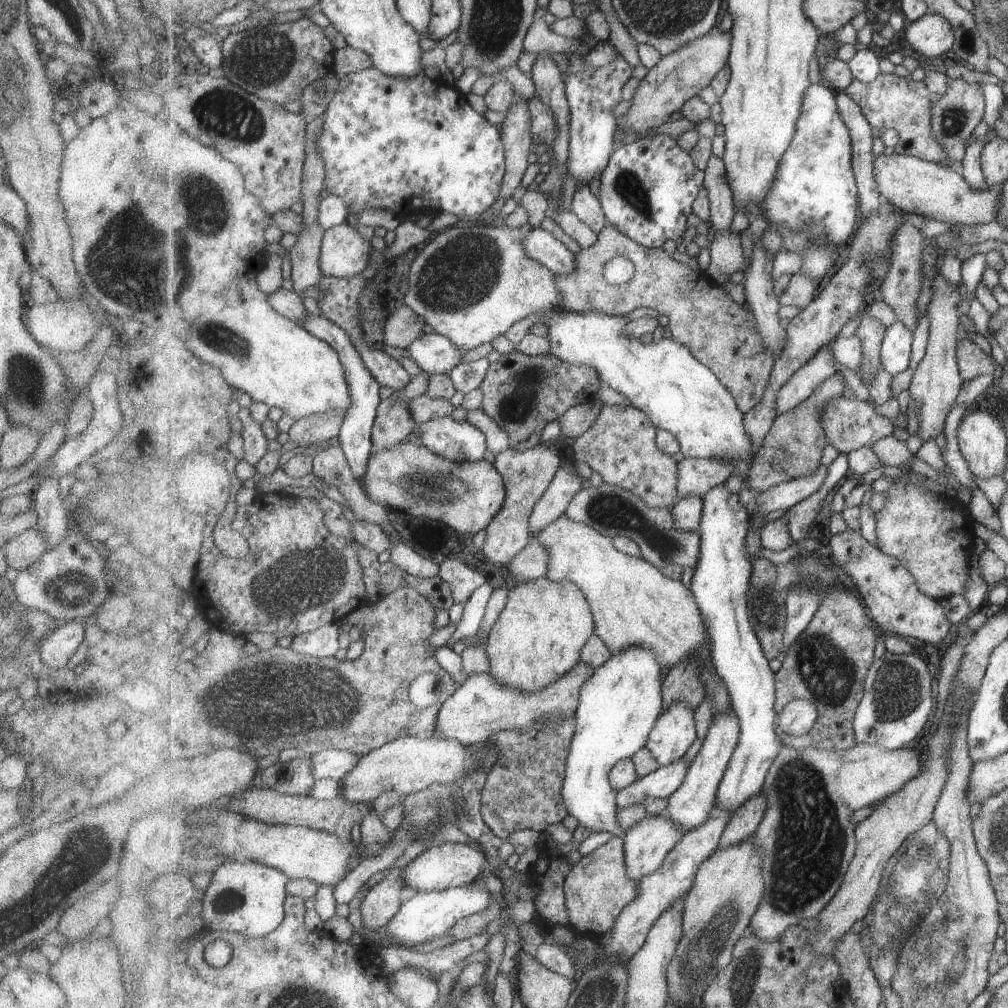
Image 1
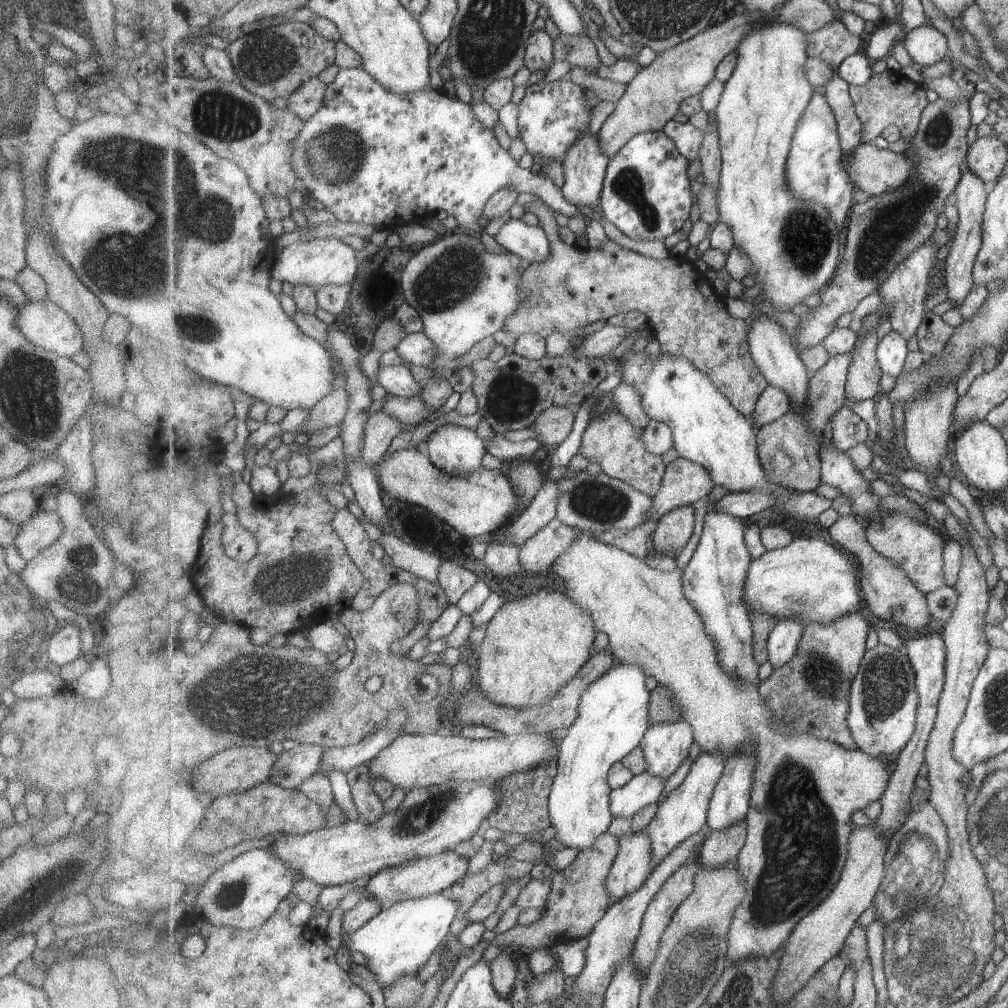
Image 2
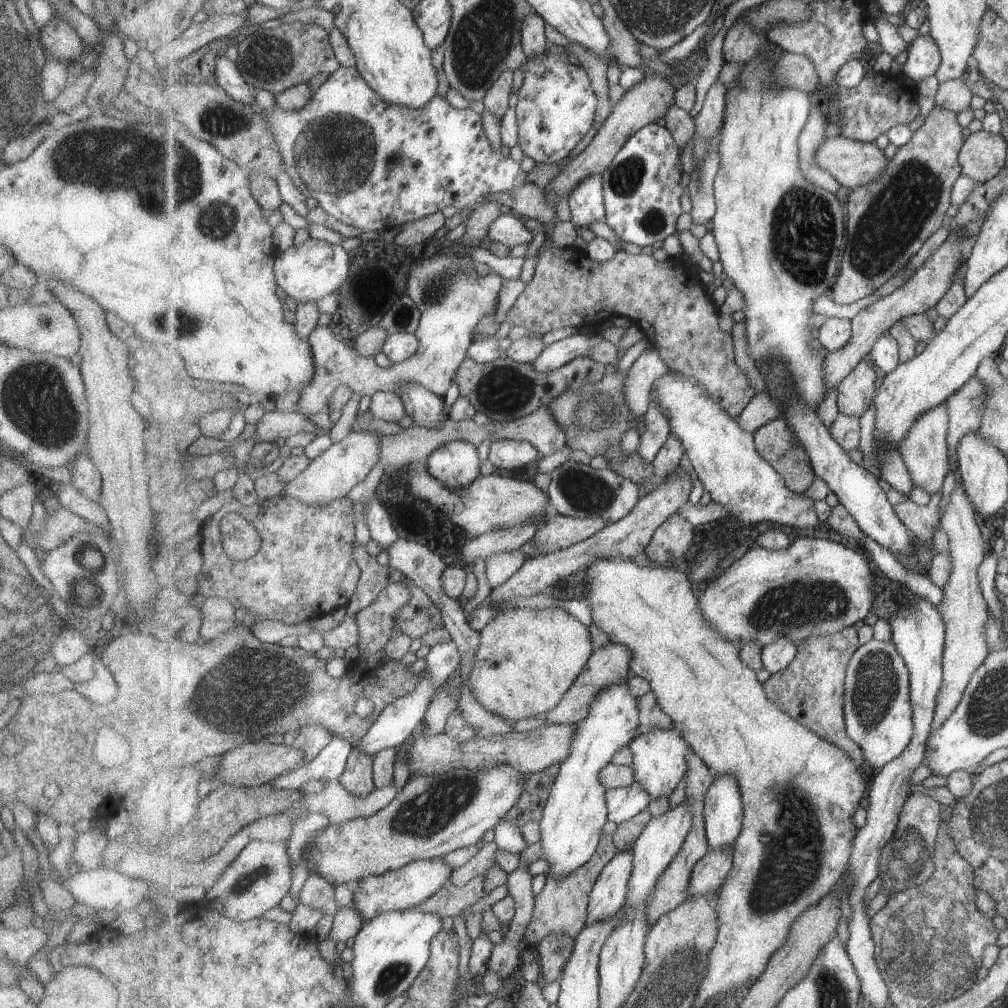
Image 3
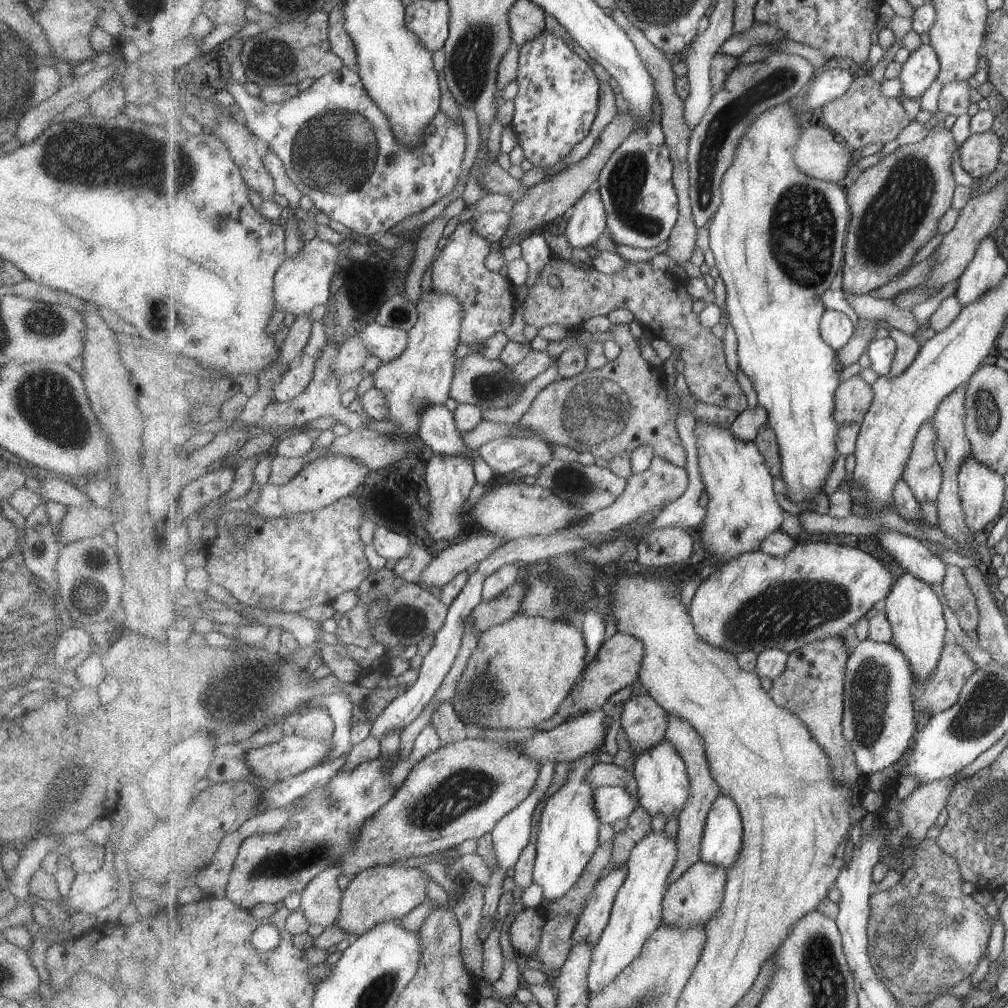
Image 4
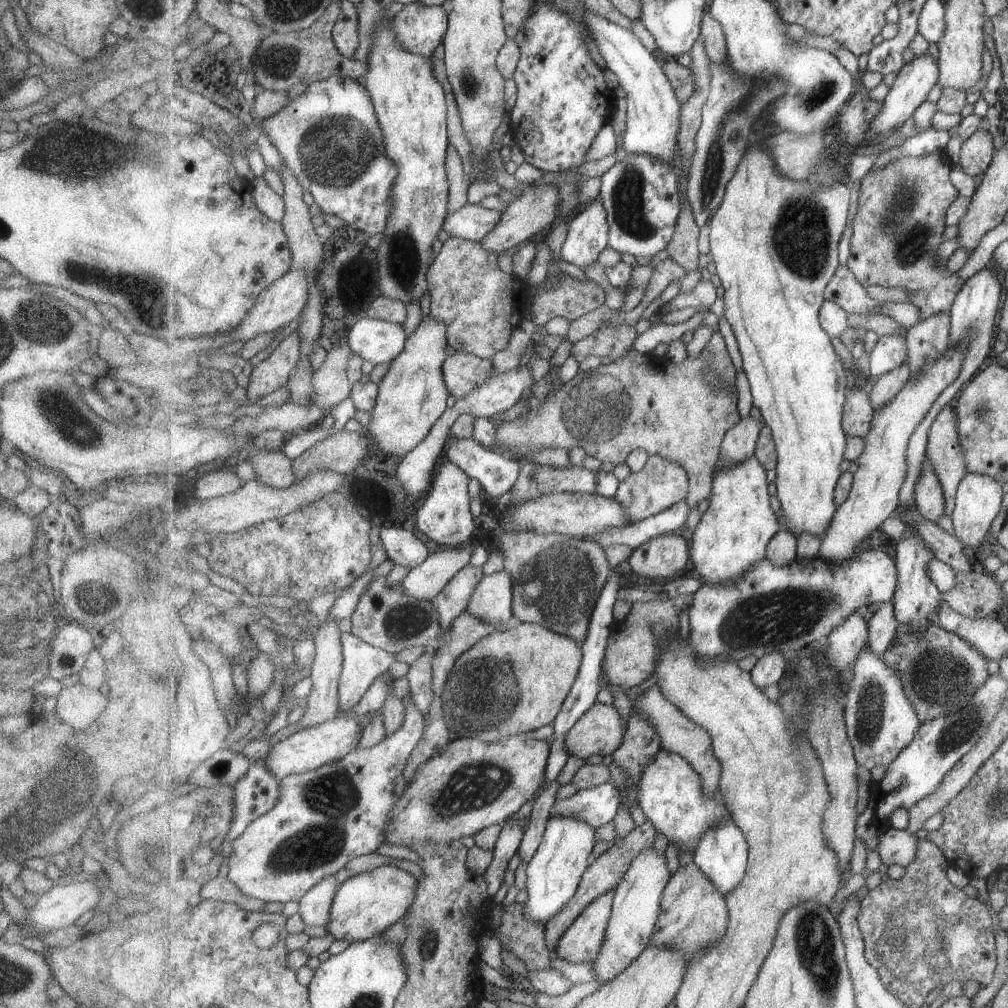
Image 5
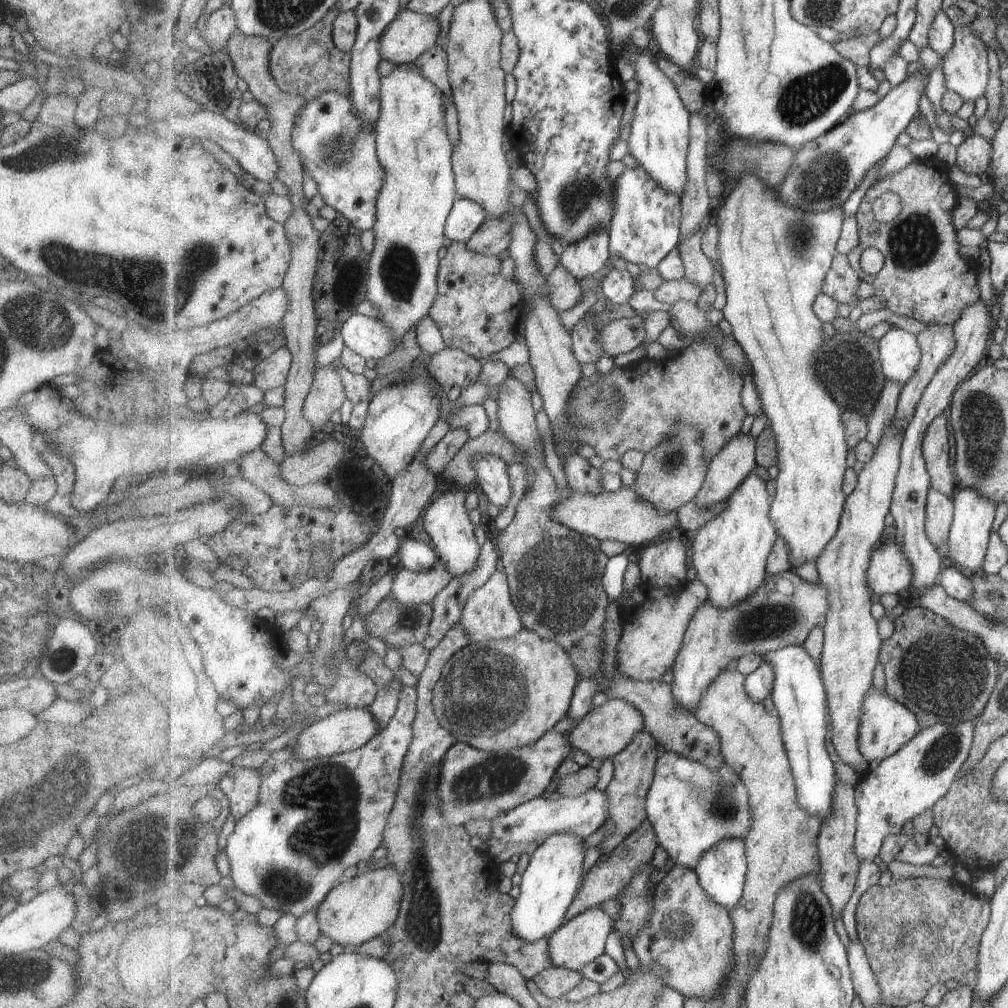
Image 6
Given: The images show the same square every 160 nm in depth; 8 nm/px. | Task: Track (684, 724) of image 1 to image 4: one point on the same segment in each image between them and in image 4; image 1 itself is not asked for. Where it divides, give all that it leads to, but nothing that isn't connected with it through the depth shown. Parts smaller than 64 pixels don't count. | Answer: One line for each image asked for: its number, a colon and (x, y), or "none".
2: (665, 746)
3: (660, 763)
4: (664, 787)

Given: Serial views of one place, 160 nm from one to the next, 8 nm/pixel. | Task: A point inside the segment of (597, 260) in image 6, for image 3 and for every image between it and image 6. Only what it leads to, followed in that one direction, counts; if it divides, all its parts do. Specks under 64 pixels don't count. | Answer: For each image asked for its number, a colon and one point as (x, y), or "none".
3: (587, 203)
4: (587, 222)
5: (588, 235)

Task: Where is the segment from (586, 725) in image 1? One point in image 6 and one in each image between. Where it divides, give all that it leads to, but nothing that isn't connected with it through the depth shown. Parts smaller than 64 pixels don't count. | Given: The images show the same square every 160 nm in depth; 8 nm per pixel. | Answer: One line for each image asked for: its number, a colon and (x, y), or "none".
2: (613, 719)
3: (572, 825)
4: (568, 835)
5: (554, 875)
6: (552, 880)

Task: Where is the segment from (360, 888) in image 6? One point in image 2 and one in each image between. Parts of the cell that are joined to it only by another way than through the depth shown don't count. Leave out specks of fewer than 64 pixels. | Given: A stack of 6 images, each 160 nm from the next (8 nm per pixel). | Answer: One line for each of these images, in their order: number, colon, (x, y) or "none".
2: (422, 877)
3: (410, 886)
4: (389, 892)
5: (366, 905)

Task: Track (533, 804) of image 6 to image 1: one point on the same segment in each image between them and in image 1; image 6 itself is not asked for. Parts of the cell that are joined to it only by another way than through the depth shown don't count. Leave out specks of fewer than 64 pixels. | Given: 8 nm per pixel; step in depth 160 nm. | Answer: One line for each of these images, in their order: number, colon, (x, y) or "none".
1: (666, 780)
2: (643, 790)
3: (624, 803)
4: (614, 803)
5: (599, 805)

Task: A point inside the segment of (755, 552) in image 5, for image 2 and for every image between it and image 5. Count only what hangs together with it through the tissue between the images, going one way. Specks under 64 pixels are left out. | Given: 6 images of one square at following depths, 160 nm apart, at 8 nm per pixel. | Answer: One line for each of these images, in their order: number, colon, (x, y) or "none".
2: (708, 430)
3: (724, 455)
4: (743, 510)

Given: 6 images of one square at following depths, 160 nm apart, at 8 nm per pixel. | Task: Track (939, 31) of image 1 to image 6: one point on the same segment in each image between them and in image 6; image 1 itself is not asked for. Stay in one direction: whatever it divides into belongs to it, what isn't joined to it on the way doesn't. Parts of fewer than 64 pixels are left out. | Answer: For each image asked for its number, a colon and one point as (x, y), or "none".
2: (926, 45)
3: (924, 56)
4: (921, 69)
5: (916, 79)
6: (826, 171)

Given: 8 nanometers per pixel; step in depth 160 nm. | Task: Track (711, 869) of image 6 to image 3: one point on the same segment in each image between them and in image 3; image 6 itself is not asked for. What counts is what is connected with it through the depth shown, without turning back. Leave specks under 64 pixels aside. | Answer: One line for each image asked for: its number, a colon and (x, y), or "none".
3: (724, 811)
4: (723, 836)
5: (723, 853)

